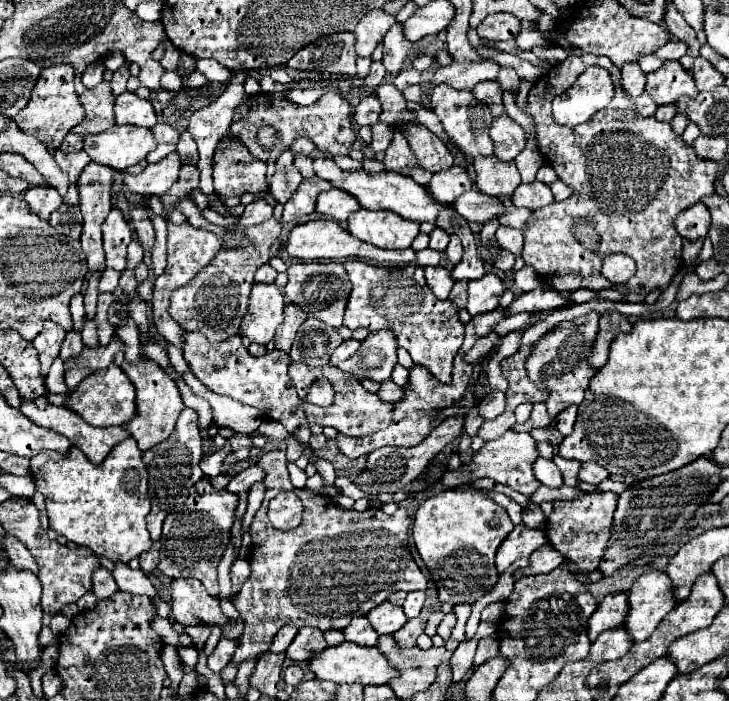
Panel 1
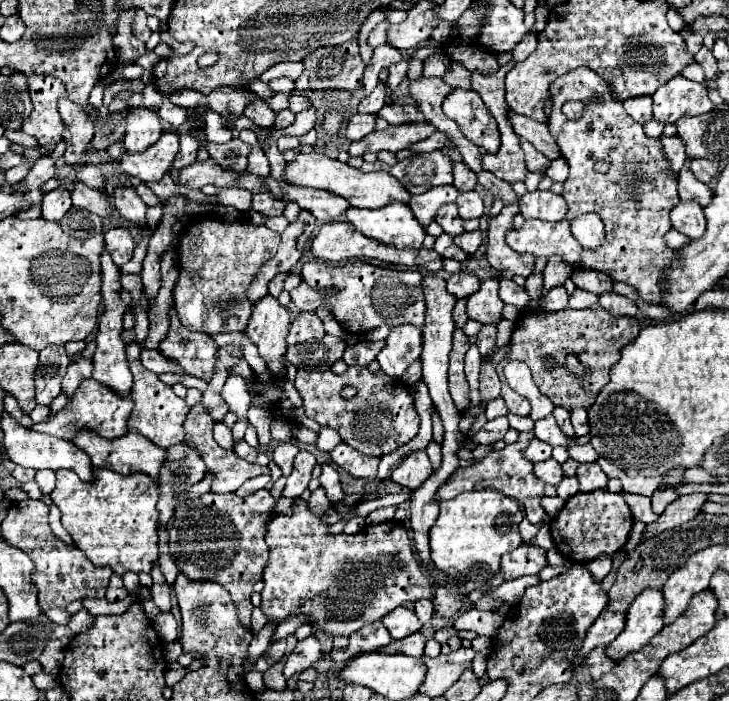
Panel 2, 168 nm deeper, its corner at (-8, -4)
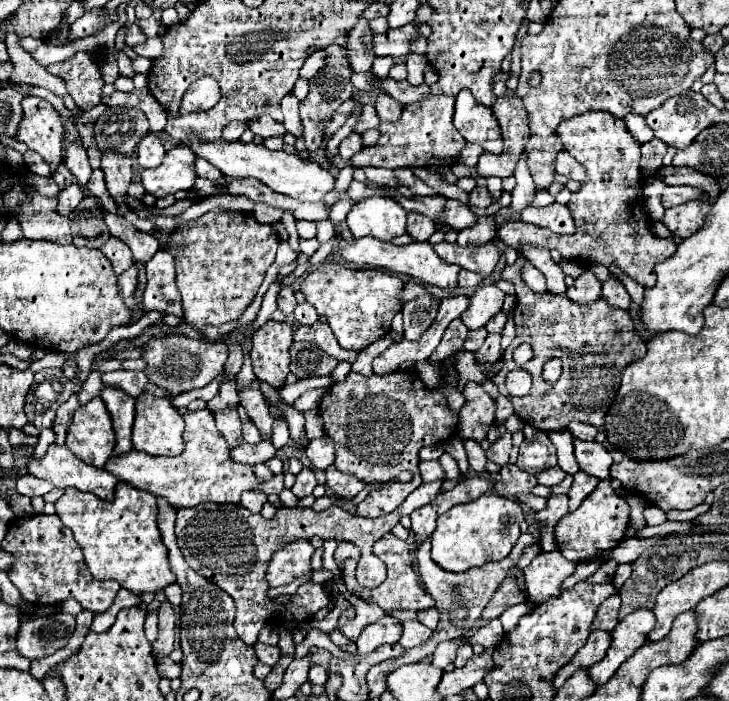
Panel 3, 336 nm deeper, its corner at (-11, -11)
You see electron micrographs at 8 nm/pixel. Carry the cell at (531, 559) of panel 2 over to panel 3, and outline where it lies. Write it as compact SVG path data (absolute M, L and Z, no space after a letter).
M559 550L541 552L527 568L523 568L529 600L533 604L541 604L551 596L559 596L559 586L567 576L571 576L571 572L575 572L575 564L563 560Z

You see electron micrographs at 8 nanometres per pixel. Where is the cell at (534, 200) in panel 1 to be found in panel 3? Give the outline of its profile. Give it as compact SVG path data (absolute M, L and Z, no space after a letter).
M557 202L545 206L545 208L529 206L521 212L521 220L541 226L541 228L549 228L551 232L565 232L565 234L575 232L575 224L569 214L569 208L563 204L557 204Z

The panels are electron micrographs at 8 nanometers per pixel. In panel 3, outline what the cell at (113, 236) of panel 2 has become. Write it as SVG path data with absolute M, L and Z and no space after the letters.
M109 238L109 242L105 246L101 246L101 252L107 254L109 262L113 264L113 270L117 274L121 274L123 270L131 268L133 266L133 256L131 256L131 250L127 248L127 244L123 244L121 240L115 240L115 238Z

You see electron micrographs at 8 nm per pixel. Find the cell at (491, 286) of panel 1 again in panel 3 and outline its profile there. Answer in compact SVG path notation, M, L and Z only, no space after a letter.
M485 284L471 294L469 308L461 314L463 324L469 330L477 330L485 326L503 306L505 294L495 284Z

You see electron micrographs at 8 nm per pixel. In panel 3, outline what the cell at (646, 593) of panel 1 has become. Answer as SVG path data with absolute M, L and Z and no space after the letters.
M647 608L631 612L629 616L625 616L617 624L617 628L611 632L613 642L611 642L611 648L607 650L605 658L601 662L597 662L593 668L589 668L591 678L597 684L607 682L617 672L617 668L629 656L635 654L637 648L647 644L647 634L655 628L655 622L657 620L653 616L653 610L647 610Z

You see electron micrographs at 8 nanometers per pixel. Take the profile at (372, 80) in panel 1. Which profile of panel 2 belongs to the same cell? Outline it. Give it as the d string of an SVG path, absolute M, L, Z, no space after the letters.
M378 83L378 87L360 101L357 111L363 114L377 114L378 109L386 103L386 85L384 83Z

